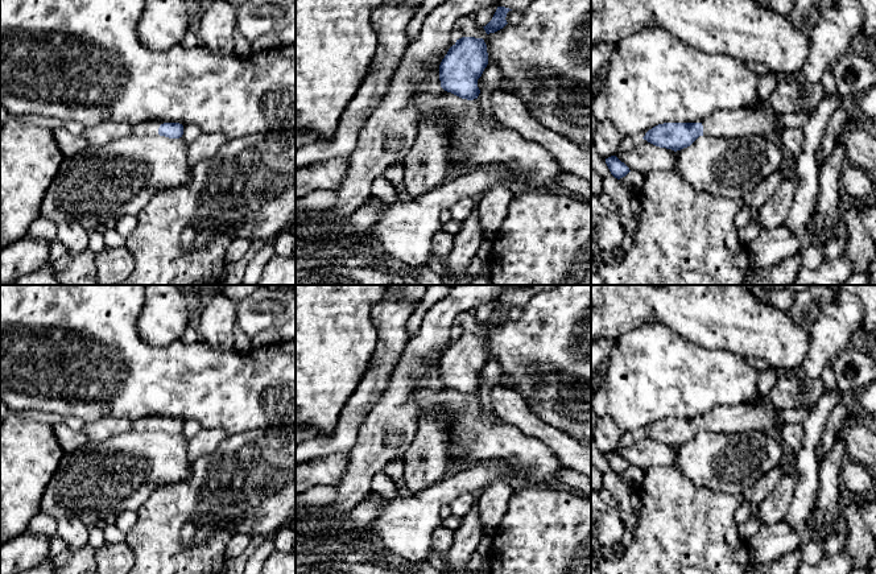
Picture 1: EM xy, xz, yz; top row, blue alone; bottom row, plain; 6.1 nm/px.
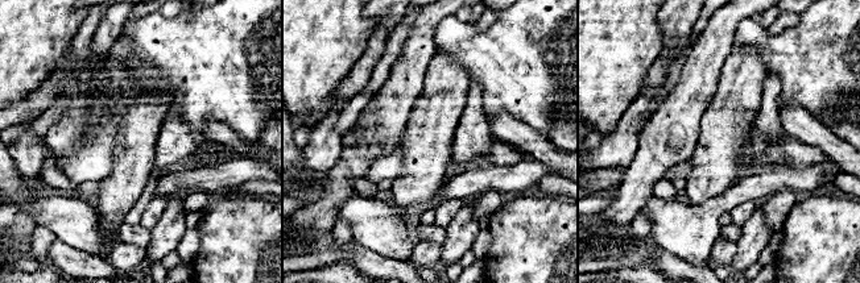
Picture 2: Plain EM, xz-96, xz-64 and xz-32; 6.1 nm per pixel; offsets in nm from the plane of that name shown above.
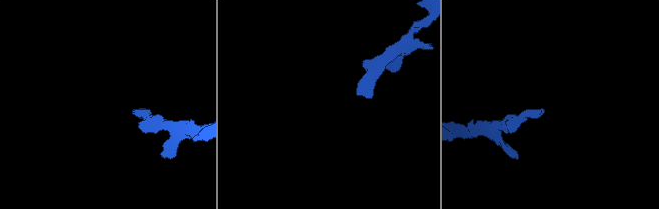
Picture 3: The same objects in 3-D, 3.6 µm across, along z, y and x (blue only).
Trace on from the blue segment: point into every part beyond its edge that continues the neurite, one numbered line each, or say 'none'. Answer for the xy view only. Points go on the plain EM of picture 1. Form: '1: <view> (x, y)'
1: xy (149, 424)

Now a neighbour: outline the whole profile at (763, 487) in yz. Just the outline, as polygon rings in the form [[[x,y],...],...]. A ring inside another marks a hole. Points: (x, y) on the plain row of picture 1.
[[[780,466],[772,468],[743,492],[744,501],[759,505],[772,492],[782,475],[784,471]]]

